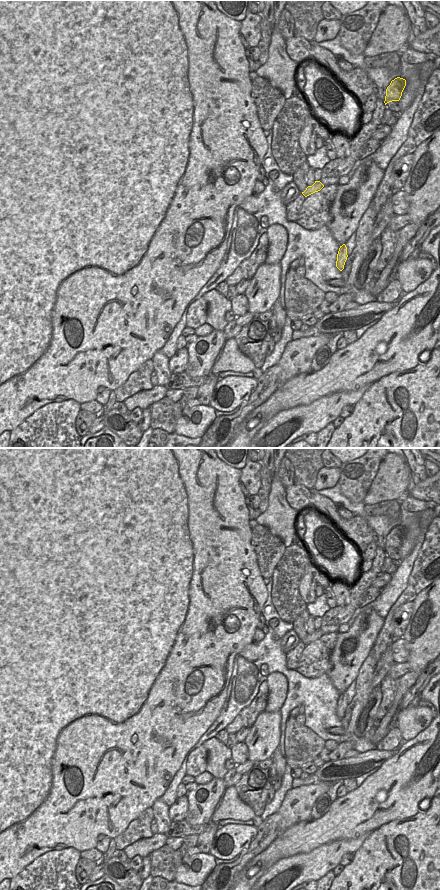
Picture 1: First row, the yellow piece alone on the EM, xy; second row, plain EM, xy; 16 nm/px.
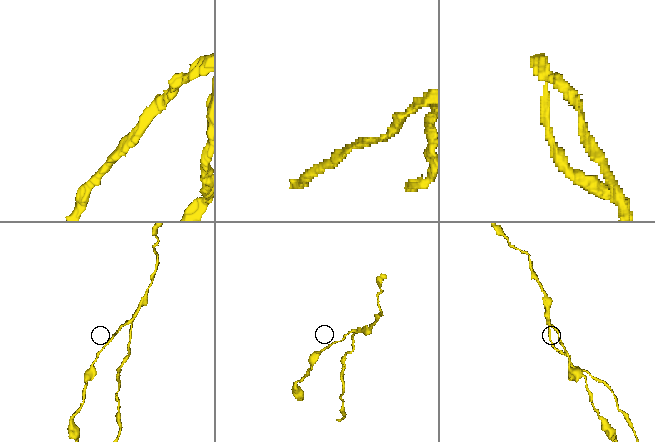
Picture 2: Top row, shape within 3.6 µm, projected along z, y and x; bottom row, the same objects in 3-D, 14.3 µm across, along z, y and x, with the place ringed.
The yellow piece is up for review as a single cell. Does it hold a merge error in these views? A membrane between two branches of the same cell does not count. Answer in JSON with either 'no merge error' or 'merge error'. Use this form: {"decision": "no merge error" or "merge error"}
{"decision": "merge error"}

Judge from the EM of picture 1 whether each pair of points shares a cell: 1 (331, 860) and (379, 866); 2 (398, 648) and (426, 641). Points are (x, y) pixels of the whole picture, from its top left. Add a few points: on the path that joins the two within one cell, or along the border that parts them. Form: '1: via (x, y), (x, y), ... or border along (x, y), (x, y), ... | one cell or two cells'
1: border along (369, 835), (354, 853) | two cells
2: border along (400, 637), (405, 642), (407, 661) | two cells

